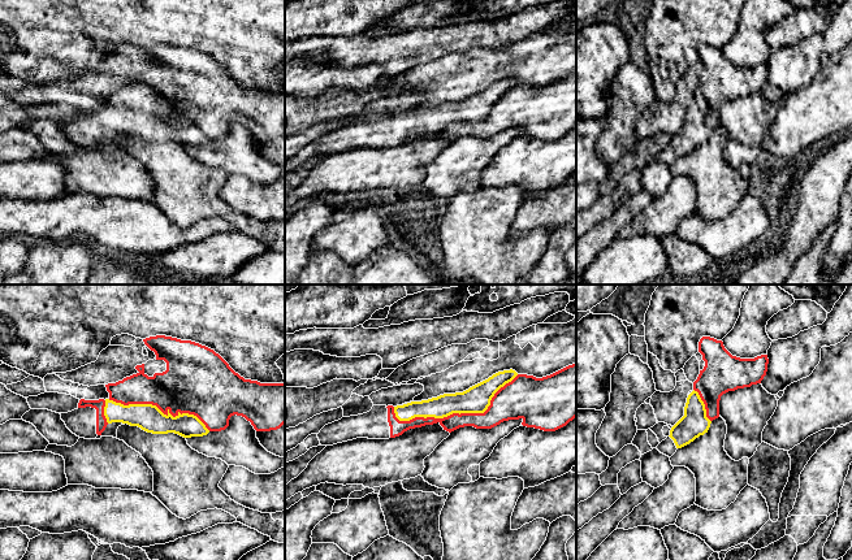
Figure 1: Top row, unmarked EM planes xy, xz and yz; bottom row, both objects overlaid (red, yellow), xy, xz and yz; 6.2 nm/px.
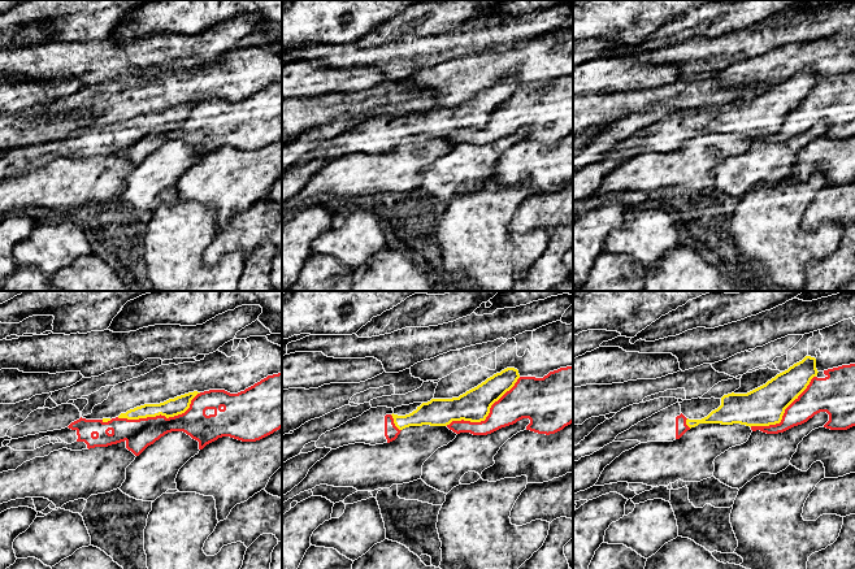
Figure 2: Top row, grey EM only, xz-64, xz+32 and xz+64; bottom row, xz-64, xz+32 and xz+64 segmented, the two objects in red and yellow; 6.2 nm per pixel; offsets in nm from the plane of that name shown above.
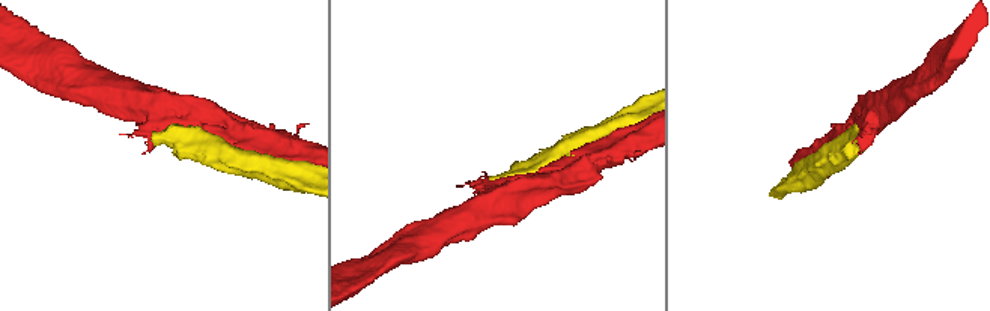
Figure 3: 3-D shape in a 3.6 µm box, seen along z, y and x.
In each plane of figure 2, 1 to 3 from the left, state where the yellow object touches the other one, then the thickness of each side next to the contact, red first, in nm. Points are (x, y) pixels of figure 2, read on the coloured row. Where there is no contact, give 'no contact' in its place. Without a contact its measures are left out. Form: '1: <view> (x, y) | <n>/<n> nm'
1: xz-64 (160, 415) | 180/110 nm
2: xz+32 (486, 417) | 220/200 nm
3: xz+64 (784, 413) | 190/240 nm

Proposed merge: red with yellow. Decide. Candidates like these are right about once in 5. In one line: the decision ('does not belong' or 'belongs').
does not belong

